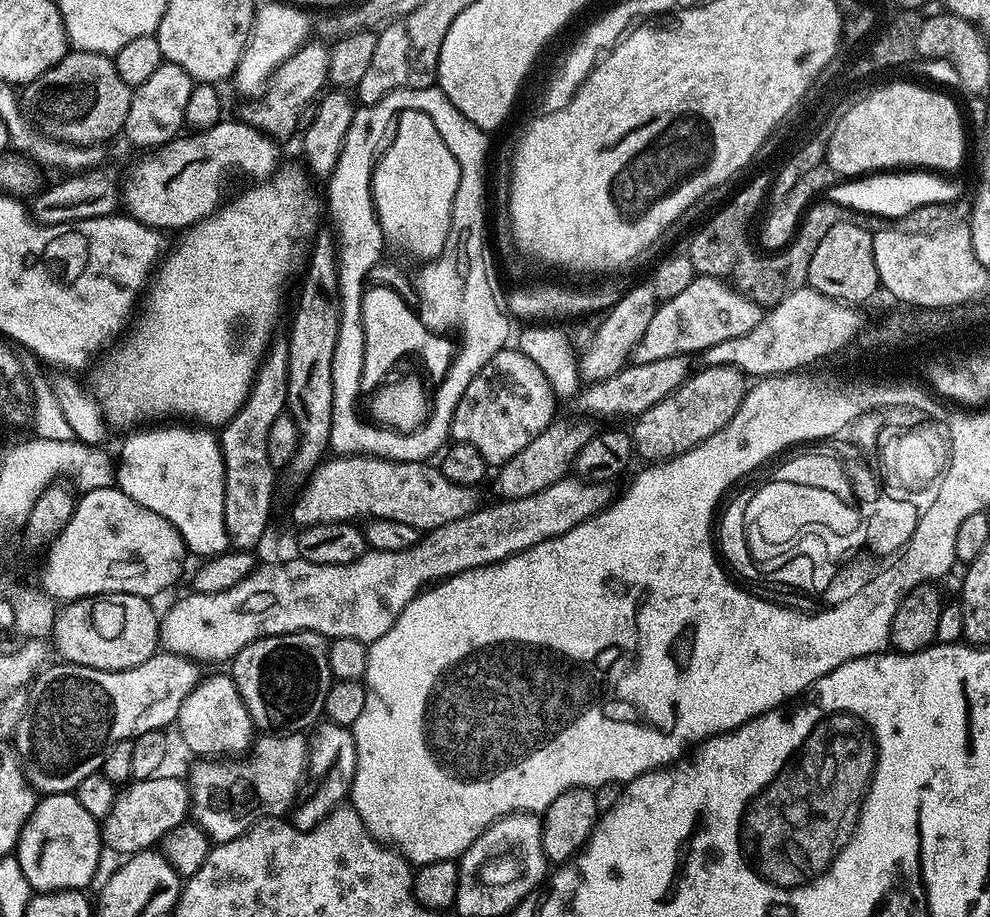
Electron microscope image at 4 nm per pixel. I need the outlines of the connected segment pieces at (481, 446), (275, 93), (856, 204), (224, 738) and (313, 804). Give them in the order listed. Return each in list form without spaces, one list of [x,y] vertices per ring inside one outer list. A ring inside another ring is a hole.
[[[505,346],[501,352],[494,354],[486,366],[472,380],[463,385],[460,399],[452,410],[450,436],[453,441],[469,444],[482,454],[482,458],[489,466],[499,466],[514,458],[514,454],[521,452],[538,434],[542,434],[557,419],[556,404],[558,397],[547,381],[546,375],[516,346]]]
[[[309,39],[293,56],[286,58],[282,66],[278,66],[278,70],[268,81],[268,87],[262,97],[247,103],[250,105],[245,108],[244,116],[242,115],[243,123],[254,126],[280,142],[283,142],[287,136],[295,137],[298,114],[302,112],[303,107],[313,103],[325,91],[324,84],[329,83],[328,71],[331,57],[332,49],[323,39]]]
[[[892,170],[883,173],[871,173],[870,175],[844,180],[834,184],[826,193],[827,201],[841,206],[844,210],[852,208],[862,212],[864,216],[878,216],[884,220],[903,219],[916,209],[924,205],[939,204],[952,206],[962,196],[961,184],[954,180],[955,177],[943,176],[930,170]]]
[[[228,674],[201,679],[182,704],[176,727],[193,755],[200,758],[240,758],[254,744],[252,719],[238,694],[238,686]]]
[[[331,722],[321,723],[311,733],[308,762],[309,765],[317,764],[318,767],[324,768],[324,773],[321,774],[320,781],[313,786],[312,793],[308,797],[305,795],[291,813],[290,823],[303,832],[314,830],[330,813],[349,799],[356,773],[356,743],[351,728],[343,728],[342,725]]]

